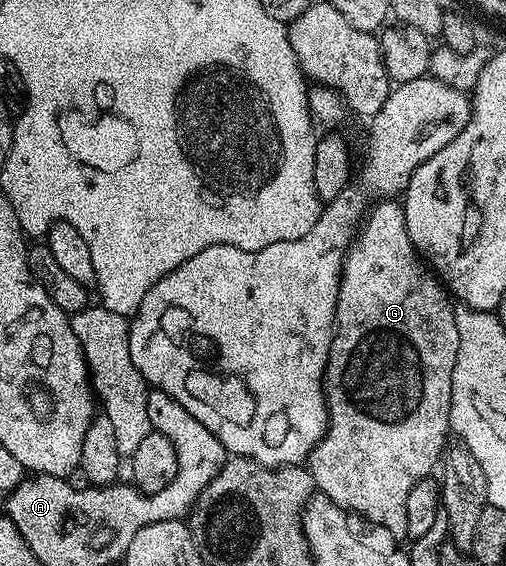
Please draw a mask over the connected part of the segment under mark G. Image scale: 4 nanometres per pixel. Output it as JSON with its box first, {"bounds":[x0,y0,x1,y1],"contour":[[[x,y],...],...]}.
{"bounds":[306,198,462,538],"contour":[[[392,198],[381,199],[367,213],[366,219],[361,223],[352,241],[348,255],[344,257],[344,275],[340,277],[340,289],[336,299],[336,330],[332,337],[328,364],[324,368],[323,385],[324,398],[328,402],[328,427],[324,429],[324,437],[316,441],[314,450],[306,461],[306,467],[312,473],[312,482],[318,489],[319,495],[330,498],[341,510],[349,514],[357,512],[358,515],[365,516],[370,523],[381,524],[387,535],[397,538],[407,537],[408,534],[406,498],[410,494],[410,490],[414,490],[414,482],[433,475],[434,469],[441,463],[446,451],[444,439],[450,436],[448,419],[452,409],[452,375],[460,345],[458,334],[462,330],[458,320],[456,324],[456,312],[452,309],[451,303],[453,304],[453,301],[450,299],[445,285],[433,275],[429,265],[421,259],[412,244],[410,234],[406,230],[403,203]]]}

